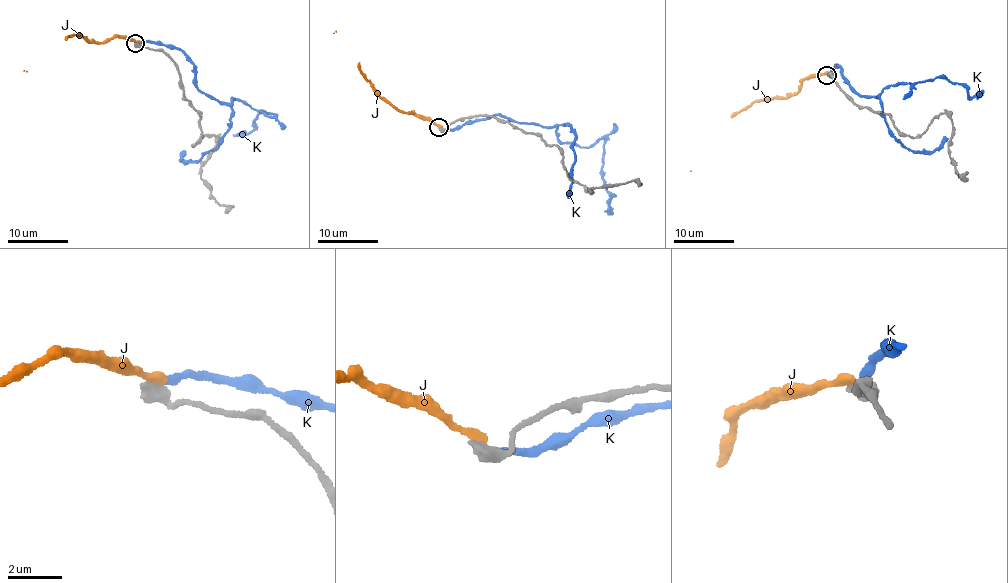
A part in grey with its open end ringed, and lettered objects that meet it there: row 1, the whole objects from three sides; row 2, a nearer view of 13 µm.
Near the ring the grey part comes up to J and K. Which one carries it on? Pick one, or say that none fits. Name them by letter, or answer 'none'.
none

